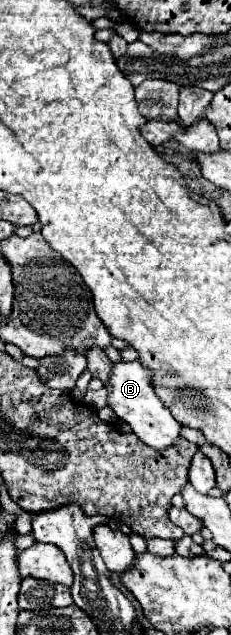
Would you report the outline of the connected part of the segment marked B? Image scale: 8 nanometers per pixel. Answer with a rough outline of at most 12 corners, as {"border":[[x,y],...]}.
{"border":[[117,361],[107,405],[153,449],[181,425],[151,387],[151,369]]}

